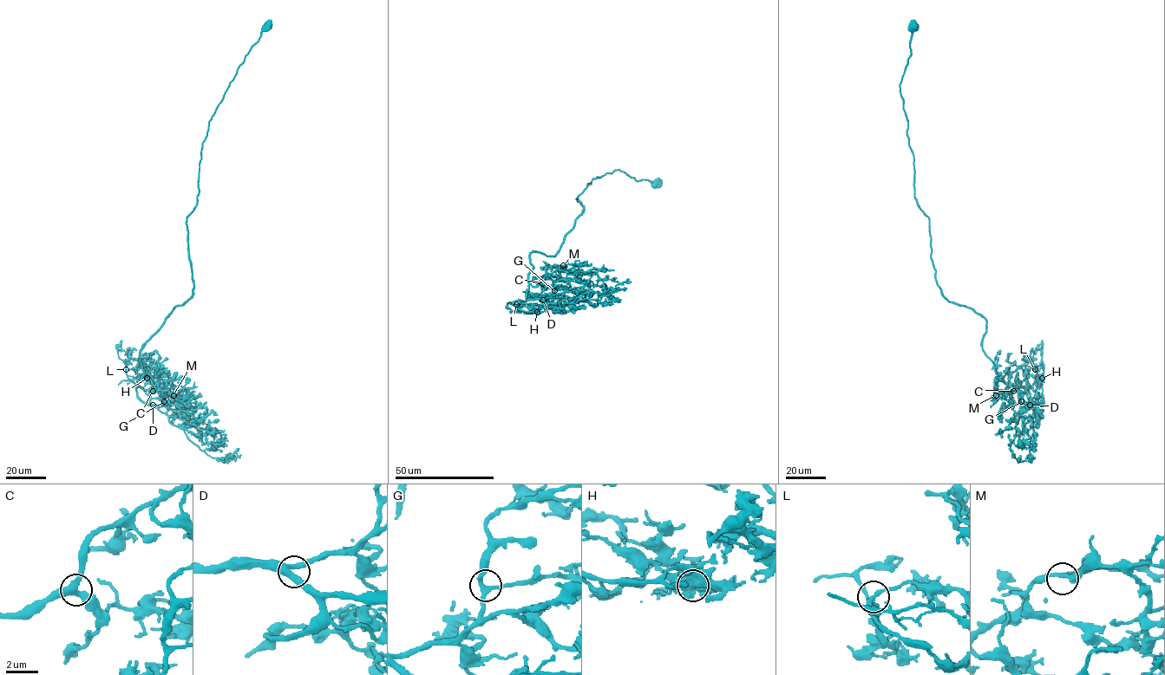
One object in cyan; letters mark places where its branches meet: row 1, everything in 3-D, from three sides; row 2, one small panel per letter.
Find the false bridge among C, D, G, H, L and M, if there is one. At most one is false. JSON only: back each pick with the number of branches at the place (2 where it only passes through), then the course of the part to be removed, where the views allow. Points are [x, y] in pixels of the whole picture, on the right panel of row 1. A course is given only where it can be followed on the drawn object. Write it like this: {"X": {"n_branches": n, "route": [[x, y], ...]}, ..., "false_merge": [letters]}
{"H": {"n_branches": 3, "route": [[1042, 378], [1037, 379], [1042, 361]]}, "false_merge": ["H"]}

